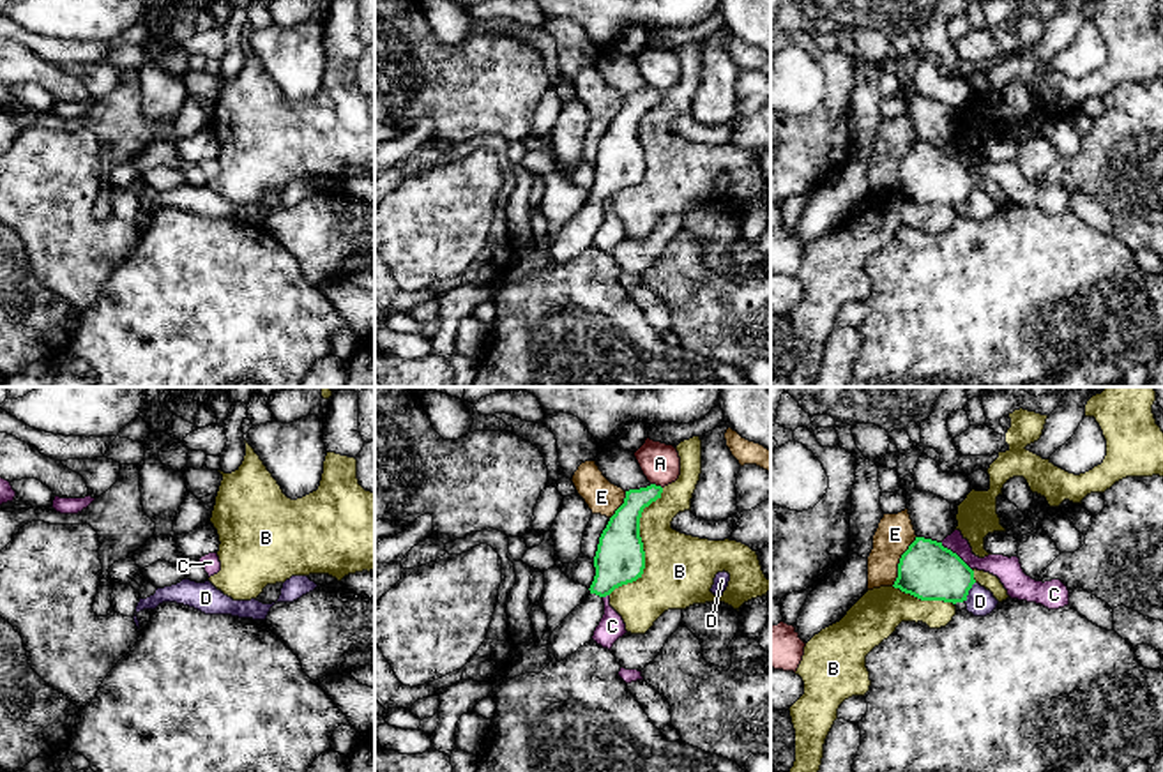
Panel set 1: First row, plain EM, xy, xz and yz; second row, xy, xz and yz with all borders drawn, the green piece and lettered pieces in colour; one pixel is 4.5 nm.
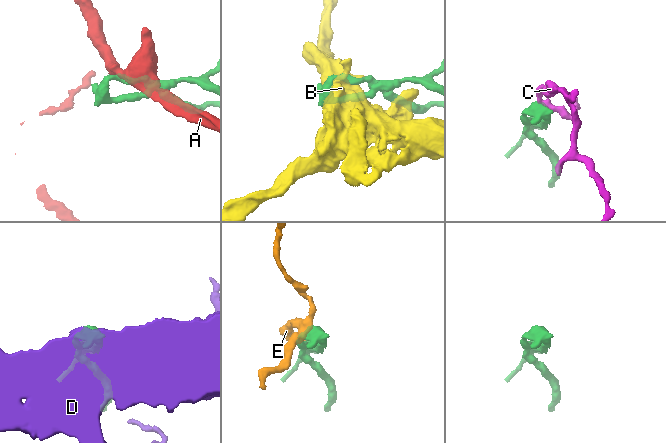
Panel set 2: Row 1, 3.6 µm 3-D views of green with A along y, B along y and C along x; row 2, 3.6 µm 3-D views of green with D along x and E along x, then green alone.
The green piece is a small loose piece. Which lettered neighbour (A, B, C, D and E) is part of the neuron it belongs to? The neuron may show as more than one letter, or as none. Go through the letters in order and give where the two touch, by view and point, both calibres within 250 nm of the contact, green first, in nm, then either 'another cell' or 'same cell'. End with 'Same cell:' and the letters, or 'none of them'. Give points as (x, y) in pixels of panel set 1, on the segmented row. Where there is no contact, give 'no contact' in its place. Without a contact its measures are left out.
A: contact xz (654, 484); calibres 150 and 180 nm; another cell
B: contact xz (642, 546); calibres 220 and 320 nm; another cell
C: contact yz (957, 555); calibres 260 and 110 nm; another cell
D: contact yz (967, 592); calibres 260 and 130 nm; another cell
E: contact yz (900, 560); calibres 260 and 170 nm; another cell
Same cell: none of them

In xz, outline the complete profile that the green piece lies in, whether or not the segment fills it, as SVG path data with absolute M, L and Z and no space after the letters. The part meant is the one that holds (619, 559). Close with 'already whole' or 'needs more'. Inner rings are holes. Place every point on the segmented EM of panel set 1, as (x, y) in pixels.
M650 484L626 491L624 503L603 530L594 556L596 576L587 599L576 606L550 636L550 657L557 664L589 643L604 615L603 599L615 588L642 578L645 551L640 518L645 507L661 498L663 488Z; needs more

